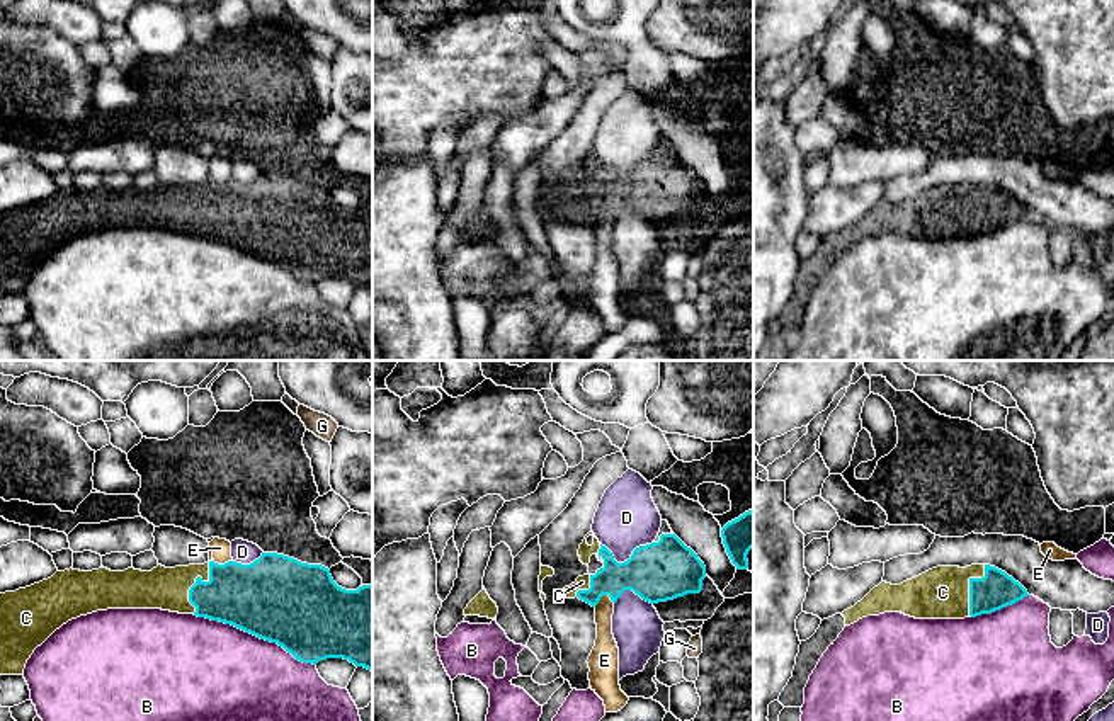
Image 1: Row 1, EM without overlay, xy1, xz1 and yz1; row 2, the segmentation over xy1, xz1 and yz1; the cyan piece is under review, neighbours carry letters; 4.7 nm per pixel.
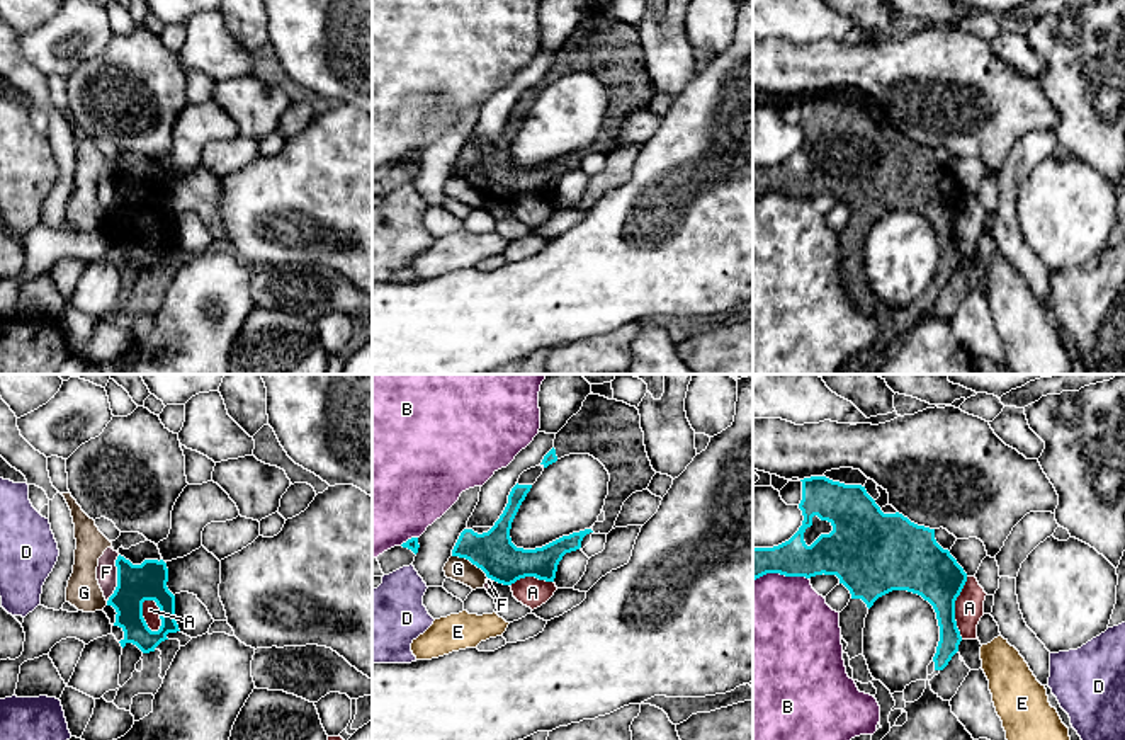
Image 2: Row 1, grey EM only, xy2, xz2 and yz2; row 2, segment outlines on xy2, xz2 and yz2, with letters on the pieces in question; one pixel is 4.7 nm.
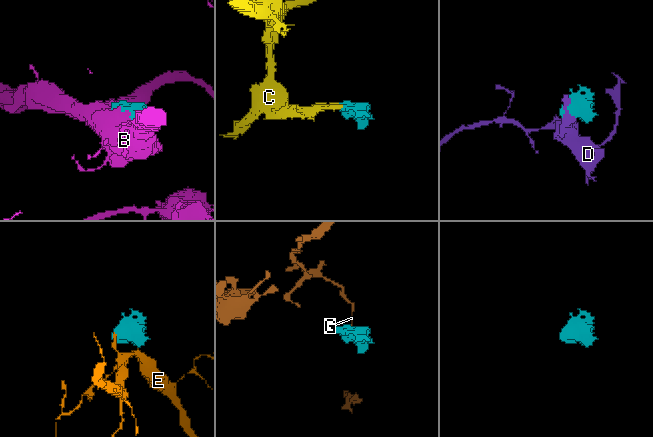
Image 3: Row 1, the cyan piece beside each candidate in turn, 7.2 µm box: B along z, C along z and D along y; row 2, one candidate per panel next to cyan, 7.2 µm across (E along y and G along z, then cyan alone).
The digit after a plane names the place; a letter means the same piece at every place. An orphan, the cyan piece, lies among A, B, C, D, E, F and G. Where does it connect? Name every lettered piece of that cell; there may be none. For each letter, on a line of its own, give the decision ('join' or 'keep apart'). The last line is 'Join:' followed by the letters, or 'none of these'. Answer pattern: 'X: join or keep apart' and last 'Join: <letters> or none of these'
A: keep apart
B: keep apart
C: join
D: keep apart
E: keep apart
F: keep apart
G: keep apart
Join: C

